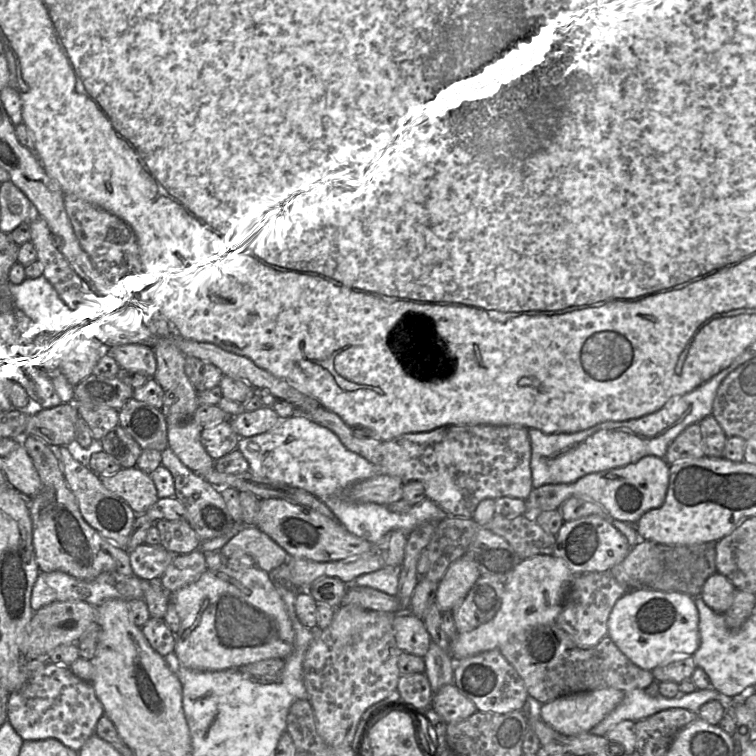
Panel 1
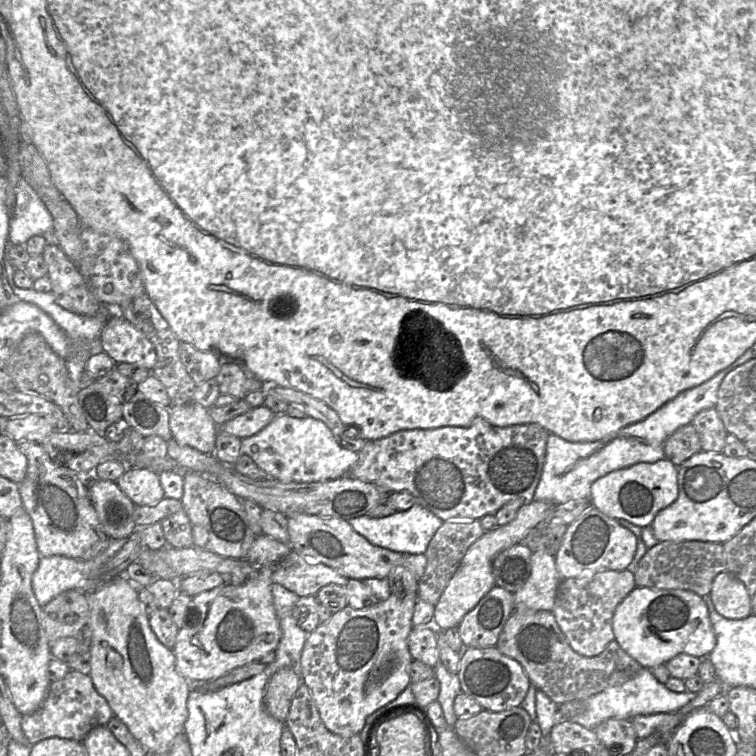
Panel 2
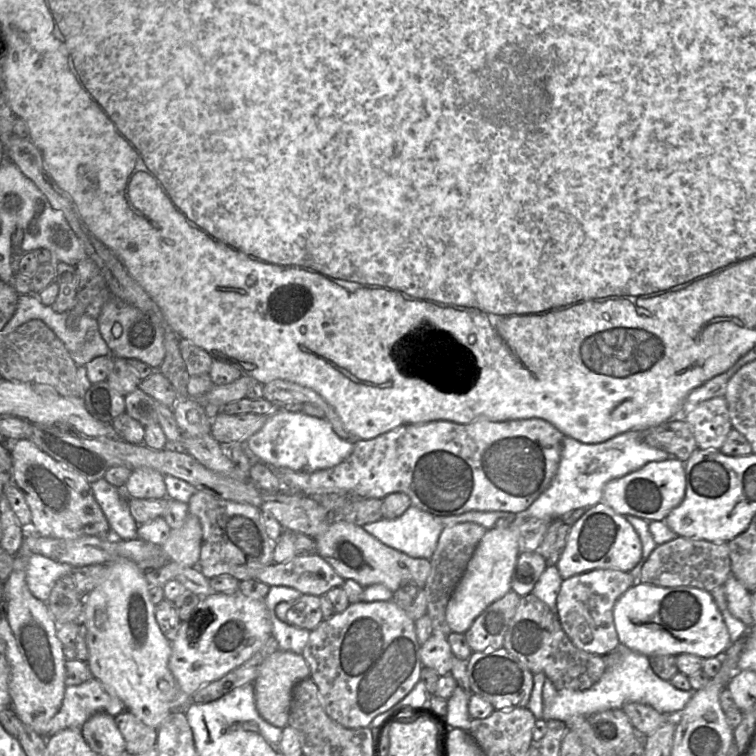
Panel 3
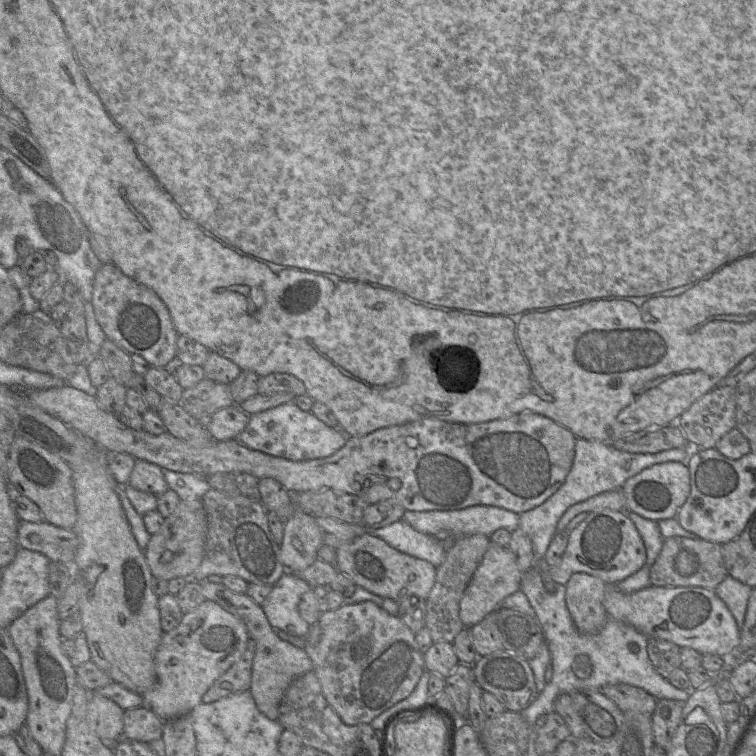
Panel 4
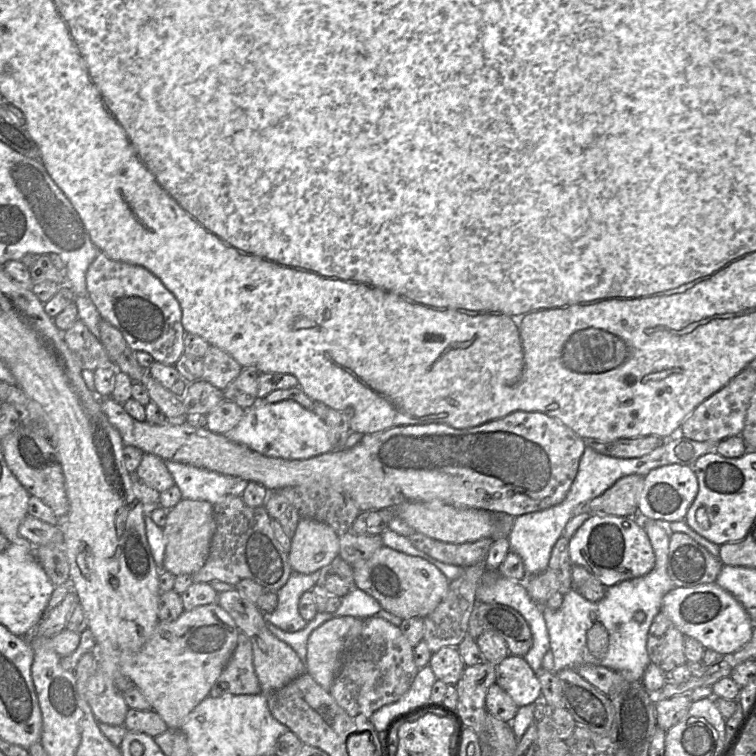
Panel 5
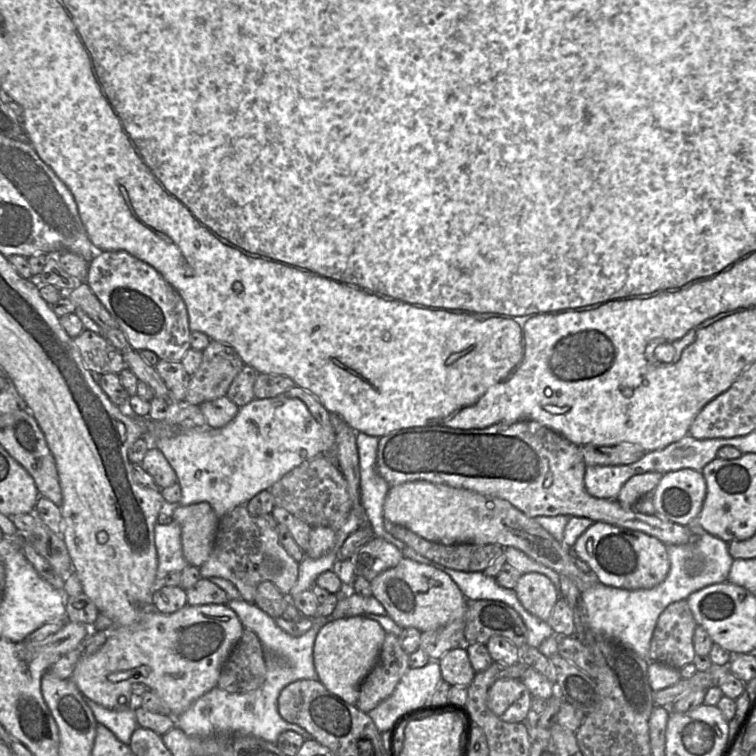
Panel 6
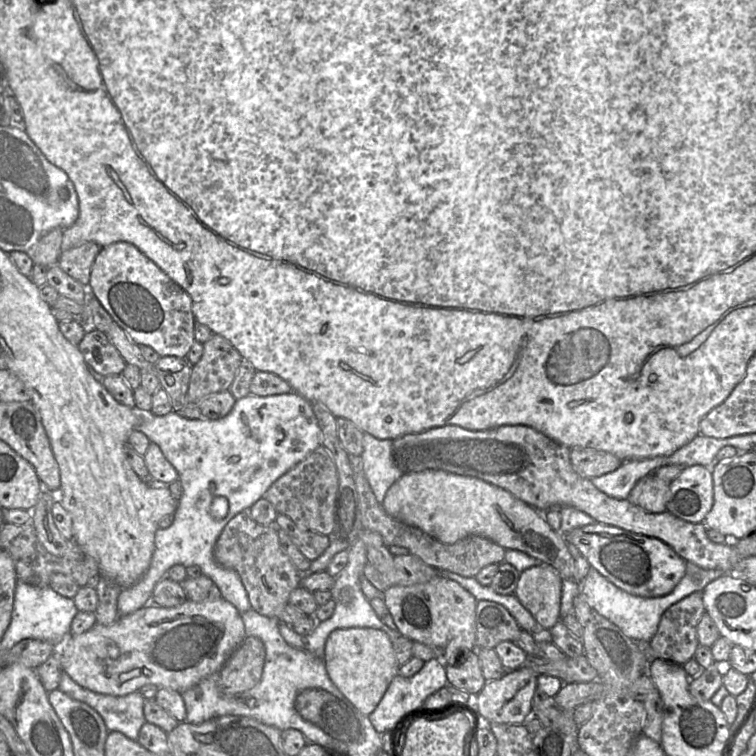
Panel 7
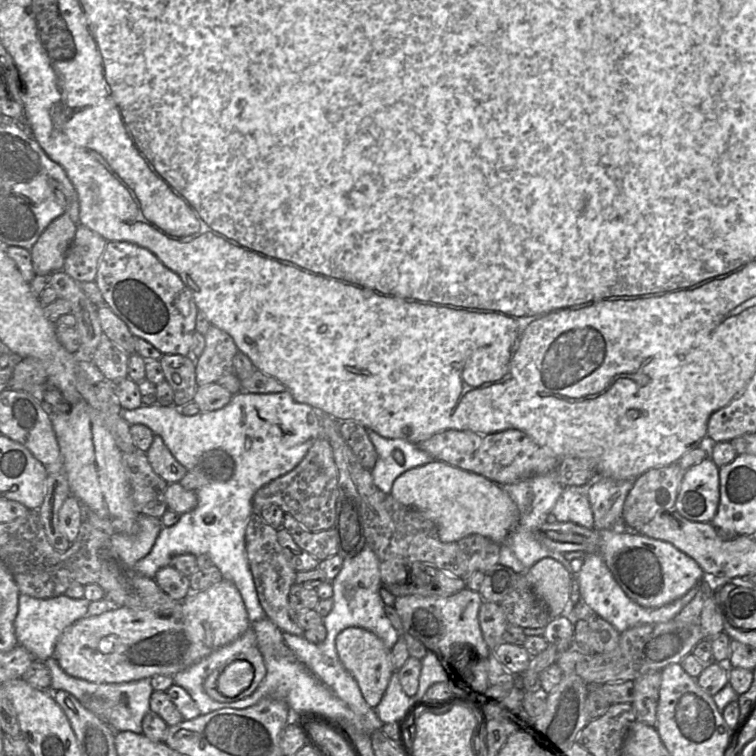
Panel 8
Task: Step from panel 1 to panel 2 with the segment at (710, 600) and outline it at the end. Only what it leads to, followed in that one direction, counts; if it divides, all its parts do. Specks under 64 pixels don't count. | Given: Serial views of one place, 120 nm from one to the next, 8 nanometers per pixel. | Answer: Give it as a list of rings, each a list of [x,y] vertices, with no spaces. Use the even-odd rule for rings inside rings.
[[[728,571],[715,577],[709,597],[715,610],[727,619],[739,620],[752,614],[752,597],[745,585]]]

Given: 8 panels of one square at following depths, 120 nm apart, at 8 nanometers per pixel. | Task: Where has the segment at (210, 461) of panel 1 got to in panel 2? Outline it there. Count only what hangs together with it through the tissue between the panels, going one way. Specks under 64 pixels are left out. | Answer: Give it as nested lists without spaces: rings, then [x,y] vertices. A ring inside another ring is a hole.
[[[191,402],[169,410],[171,435],[179,445],[192,447],[205,454],[214,453],[219,427],[211,418],[209,409]]]

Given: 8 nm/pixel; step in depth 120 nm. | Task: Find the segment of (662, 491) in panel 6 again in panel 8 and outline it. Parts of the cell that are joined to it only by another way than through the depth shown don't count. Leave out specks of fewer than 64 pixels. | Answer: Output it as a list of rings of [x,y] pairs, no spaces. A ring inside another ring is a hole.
[[[706,457],[685,471],[674,510],[694,522],[711,522],[719,500],[719,467]]]

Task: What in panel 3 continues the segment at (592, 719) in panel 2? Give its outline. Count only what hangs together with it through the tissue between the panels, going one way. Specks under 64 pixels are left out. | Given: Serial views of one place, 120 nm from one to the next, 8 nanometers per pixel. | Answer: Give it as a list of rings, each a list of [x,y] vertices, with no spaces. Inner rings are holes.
[[[619,644],[606,658],[607,668],[599,681],[586,690],[561,689],[550,704],[545,704],[542,718],[546,721],[551,719],[567,722],[573,716],[589,716],[590,714],[608,709],[622,709],[629,702],[637,702],[652,706],[660,713],[680,713],[693,695],[693,691],[683,691],[674,687],[670,681],[661,679],[652,669],[649,657],[635,652],[623,644]]]

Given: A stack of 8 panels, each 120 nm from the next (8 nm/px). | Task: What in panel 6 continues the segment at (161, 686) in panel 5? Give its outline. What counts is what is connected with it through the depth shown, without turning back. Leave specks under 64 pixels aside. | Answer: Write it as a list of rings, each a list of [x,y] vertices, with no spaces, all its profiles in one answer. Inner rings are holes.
[[[227,604],[186,605],[172,614],[163,614],[151,608],[133,626],[115,628],[99,651],[81,657],[71,680],[84,697],[118,711],[135,707],[133,685],[144,684],[167,705],[171,716],[177,718],[197,699],[217,686],[221,669],[243,631],[242,622]]]

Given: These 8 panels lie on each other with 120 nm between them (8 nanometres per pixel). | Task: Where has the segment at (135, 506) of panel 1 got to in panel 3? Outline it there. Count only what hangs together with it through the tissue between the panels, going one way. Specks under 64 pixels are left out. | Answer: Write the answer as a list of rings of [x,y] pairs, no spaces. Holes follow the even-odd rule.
[[[151,468],[132,471],[124,486],[127,498],[162,499],[167,497],[164,475]]]

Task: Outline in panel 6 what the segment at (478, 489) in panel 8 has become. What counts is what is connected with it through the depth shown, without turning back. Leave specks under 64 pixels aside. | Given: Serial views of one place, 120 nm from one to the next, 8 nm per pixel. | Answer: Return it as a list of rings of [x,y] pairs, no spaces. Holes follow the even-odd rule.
[[[418,480],[390,487],[385,497],[383,513],[386,520],[431,542],[444,545],[496,544],[503,548],[519,549],[536,562],[569,577],[580,592],[598,582],[595,574],[584,573],[577,567],[577,557],[568,546],[557,541],[534,518],[526,516],[502,498]]]

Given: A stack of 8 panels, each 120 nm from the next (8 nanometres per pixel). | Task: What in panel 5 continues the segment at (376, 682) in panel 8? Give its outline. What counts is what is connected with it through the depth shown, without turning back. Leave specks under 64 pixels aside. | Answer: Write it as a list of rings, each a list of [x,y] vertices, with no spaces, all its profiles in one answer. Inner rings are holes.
[[[333,617],[317,627],[309,636],[306,672],[329,691],[339,669],[339,661],[346,643],[357,638],[364,626],[363,619]]]

